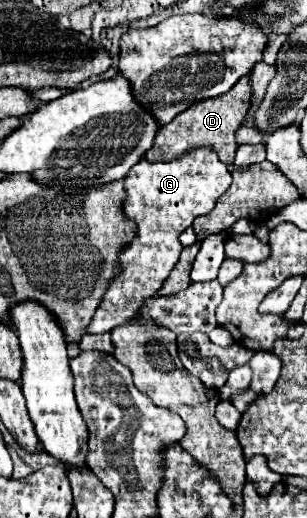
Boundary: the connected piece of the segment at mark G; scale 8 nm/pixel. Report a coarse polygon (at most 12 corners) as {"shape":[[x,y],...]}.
{"shape":[[211,147],[125,177],[137,223],[89,333],[131,321],[231,171]]}

